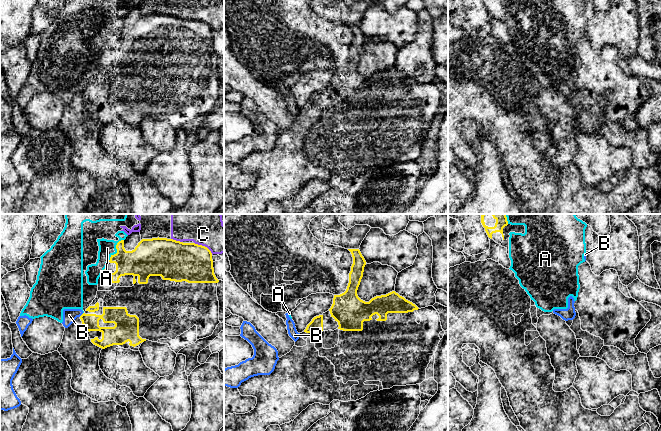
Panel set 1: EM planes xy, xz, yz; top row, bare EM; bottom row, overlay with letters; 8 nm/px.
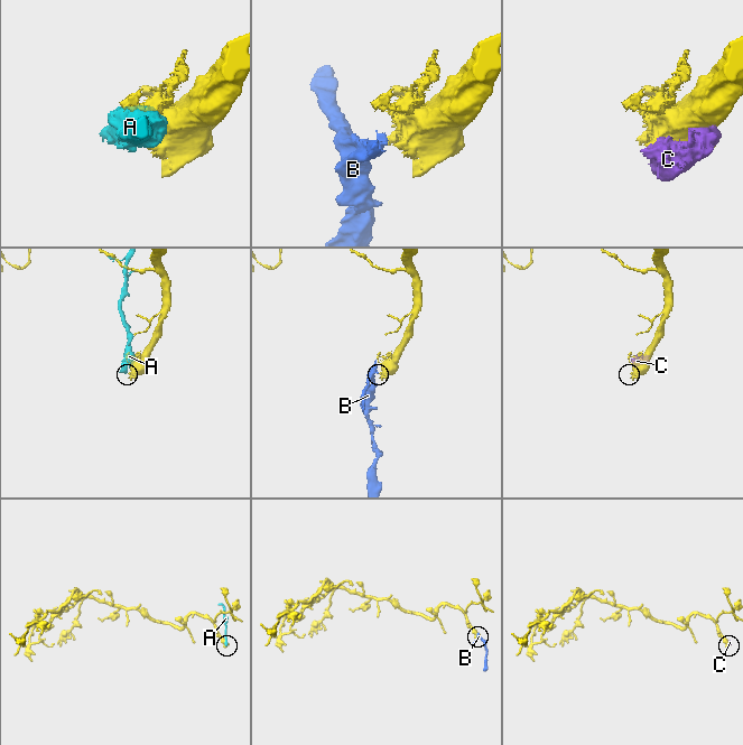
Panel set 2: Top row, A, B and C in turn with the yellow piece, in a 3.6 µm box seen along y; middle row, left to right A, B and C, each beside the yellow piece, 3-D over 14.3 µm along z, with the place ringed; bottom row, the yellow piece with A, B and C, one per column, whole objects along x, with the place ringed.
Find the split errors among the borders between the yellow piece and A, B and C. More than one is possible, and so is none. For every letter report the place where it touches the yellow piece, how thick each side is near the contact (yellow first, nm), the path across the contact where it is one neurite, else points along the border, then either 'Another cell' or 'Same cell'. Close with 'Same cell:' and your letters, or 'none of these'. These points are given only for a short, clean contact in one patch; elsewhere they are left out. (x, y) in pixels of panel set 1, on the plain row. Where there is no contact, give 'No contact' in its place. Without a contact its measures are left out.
A: Touches yellow at xy (116, 24). Thickness 260 nm (yellow) against 130 nm. Another cell
B: Touches yellow at xy (82, 90). Thickness 130 nm (yellow) against 110 nm. Boundary: xy (83, 89), (79, 92). Another cell
C: Touches yellow at xy (204, 22). Thickness 320 nm (yellow) against 240 nm. Another cell
Same cell: none of these

